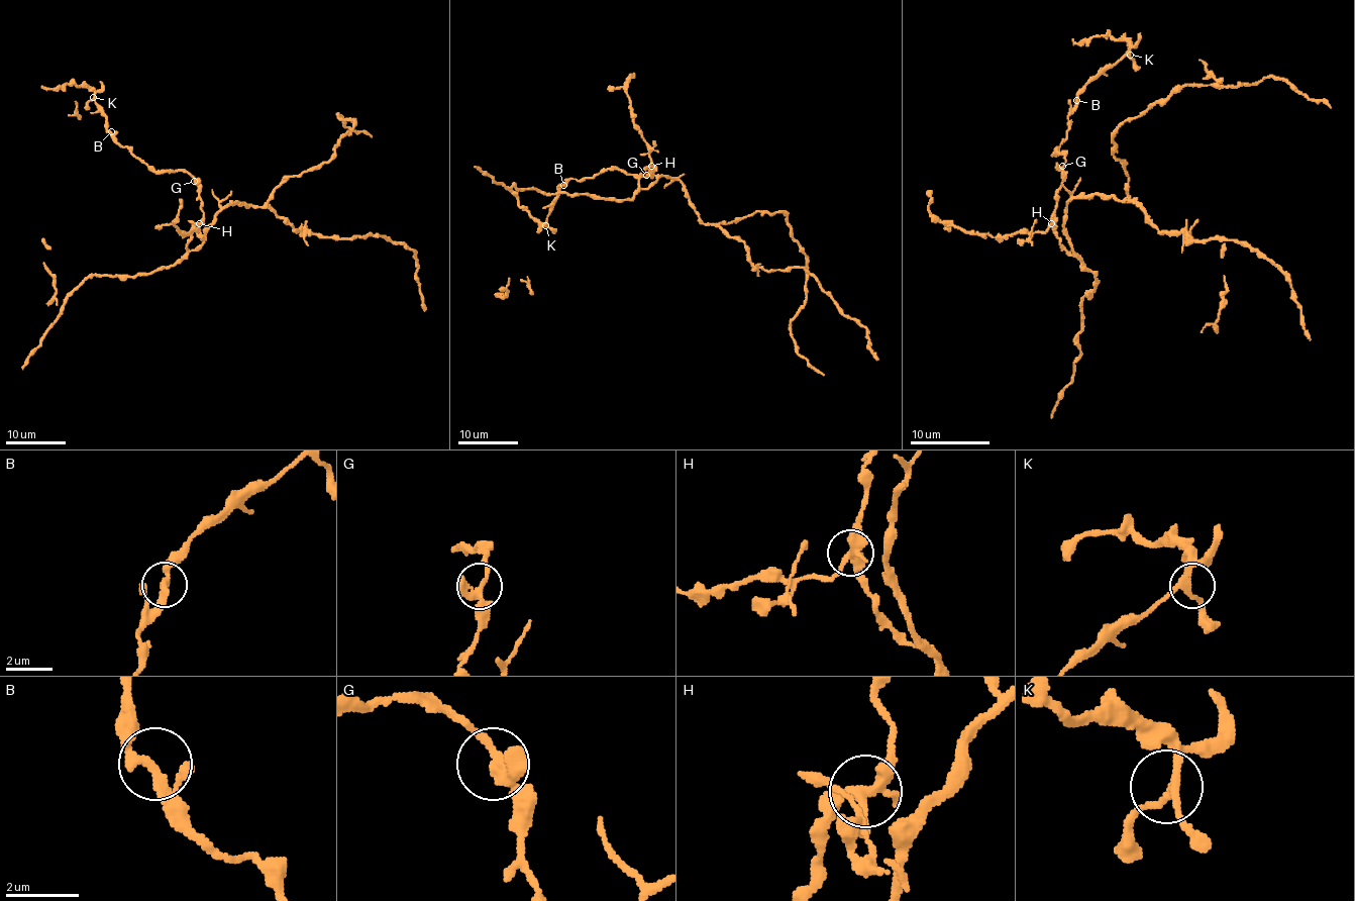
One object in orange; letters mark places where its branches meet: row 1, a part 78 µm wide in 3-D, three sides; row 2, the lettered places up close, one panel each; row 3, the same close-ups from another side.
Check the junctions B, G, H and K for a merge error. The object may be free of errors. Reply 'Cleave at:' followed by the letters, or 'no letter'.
Cleave at: H

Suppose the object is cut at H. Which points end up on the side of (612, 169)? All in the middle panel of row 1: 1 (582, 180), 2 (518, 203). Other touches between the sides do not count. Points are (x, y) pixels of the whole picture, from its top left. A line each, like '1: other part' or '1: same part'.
1: same part
2: same part

